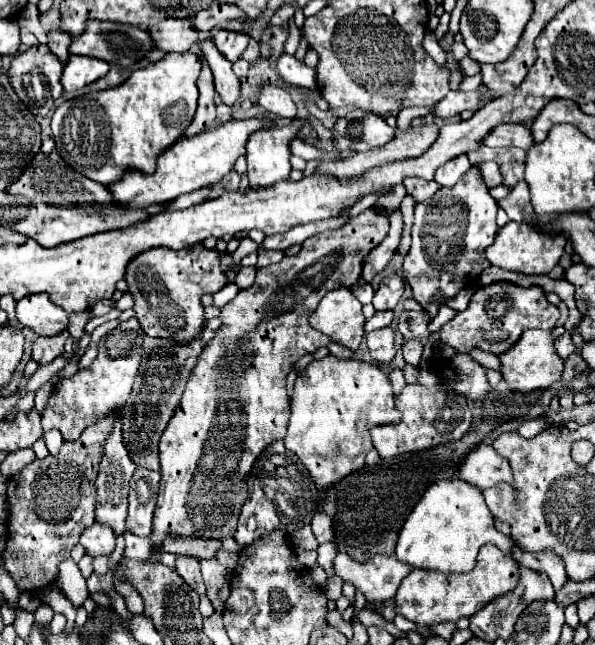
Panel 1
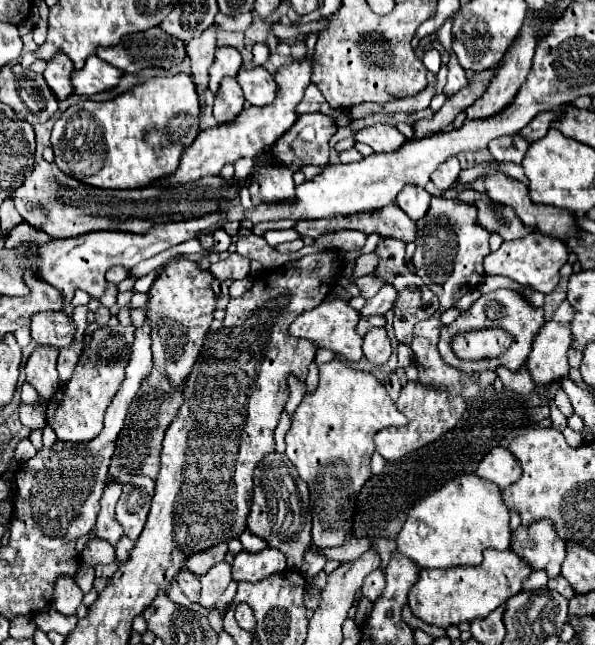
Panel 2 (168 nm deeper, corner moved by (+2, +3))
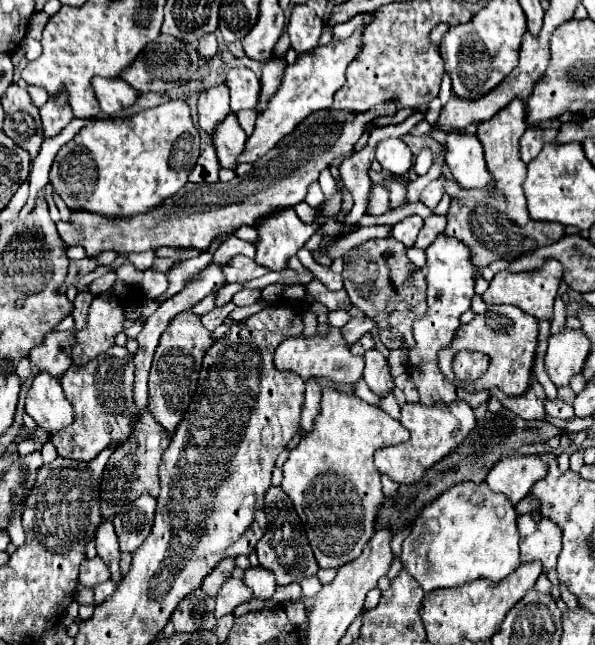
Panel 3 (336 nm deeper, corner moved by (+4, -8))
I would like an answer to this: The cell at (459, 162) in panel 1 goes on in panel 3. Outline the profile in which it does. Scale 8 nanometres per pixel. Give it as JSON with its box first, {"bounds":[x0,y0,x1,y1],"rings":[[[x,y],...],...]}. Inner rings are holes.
{"bounds":[420,177,444,209],"rings":[[[438,177],[438,179],[434,179],[424,191],[422,191],[422,195],[420,195],[420,201],[428,207],[428,209],[434,209],[436,205],[438,205],[438,201],[442,199],[442,195],[444,195],[444,177]]]}

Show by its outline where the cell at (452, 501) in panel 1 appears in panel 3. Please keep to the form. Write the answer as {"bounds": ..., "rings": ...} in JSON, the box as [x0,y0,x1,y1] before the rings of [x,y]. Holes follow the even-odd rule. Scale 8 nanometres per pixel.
{"bounds":[400,483,520,593],"rings":[[[460,483],[426,505],[422,517],[426,517],[424,521],[430,521],[430,525],[434,521],[436,529],[432,525],[432,537],[424,537],[422,541],[422,519],[418,519],[414,531],[402,545],[400,561],[404,569],[420,583],[424,593],[462,587],[474,579],[490,579],[498,583],[516,571],[516,567],[520,567],[520,533],[516,527],[516,509],[504,495],[494,493],[488,485]],[[466,511],[476,511],[478,515],[466,519]]]}

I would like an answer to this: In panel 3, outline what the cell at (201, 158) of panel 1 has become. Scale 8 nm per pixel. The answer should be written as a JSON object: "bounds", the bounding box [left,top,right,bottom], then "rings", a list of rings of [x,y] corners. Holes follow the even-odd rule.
{"bounds":[240,29,364,163],"rings":[[[356,29],[352,33],[352,37],[344,39],[344,41],[332,41],[324,47],[318,47],[316,51],[308,53],[308,55],[300,55],[296,65],[288,65],[282,85],[278,89],[278,93],[270,99],[268,109],[258,115],[256,121],[256,129],[254,133],[248,137],[246,141],[246,149],[240,155],[240,163],[254,163],[258,161],[262,155],[266,155],[272,147],[276,147],[276,143],[284,137],[290,135],[292,129],[304,121],[310,113],[320,111],[320,109],[328,109],[332,105],[334,93],[346,83],[346,67],[352,59],[356,59],[356,55],[362,51],[364,41],[362,41],[362,29]]]}

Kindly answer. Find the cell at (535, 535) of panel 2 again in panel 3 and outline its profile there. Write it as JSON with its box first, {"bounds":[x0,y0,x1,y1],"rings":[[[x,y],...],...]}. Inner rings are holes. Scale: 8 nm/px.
{"bounds":[518,513,562,571],"rings":[[[524,513],[518,517],[520,559],[542,561],[544,571],[554,569],[562,551],[562,531],[540,513]]]}

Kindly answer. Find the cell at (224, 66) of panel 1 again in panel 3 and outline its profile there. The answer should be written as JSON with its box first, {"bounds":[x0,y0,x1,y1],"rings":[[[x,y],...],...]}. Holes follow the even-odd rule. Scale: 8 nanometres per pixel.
{"bounds":[212,113,246,171],"rings":[[[232,113],[216,127],[212,143],[216,145],[220,165],[224,169],[236,171],[236,167],[238,167],[238,155],[244,151],[246,135],[244,135],[242,127],[238,125],[238,121],[236,121],[236,117]]]}

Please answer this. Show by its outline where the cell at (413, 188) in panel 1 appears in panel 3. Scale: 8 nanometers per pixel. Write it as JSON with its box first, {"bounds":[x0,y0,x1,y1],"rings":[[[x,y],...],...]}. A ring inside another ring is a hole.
{"bounds":[392,215,424,247],"rings":[[[412,215],[412,217],[408,217],[408,219],[404,219],[404,221],[400,221],[400,223],[394,225],[392,237],[398,239],[398,241],[402,241],[406,247],[412,247],[416,243],[416,235],[422,229],[422,225],[424,225],[422,217]]]}

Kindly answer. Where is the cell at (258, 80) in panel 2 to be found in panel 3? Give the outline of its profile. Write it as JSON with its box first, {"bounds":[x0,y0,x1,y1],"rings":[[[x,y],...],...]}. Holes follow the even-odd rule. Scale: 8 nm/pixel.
{"bounds":[226,67,260,111],"rings":[[[234,67],[228,71],[226,81],[230,89],[230,107],[232,111],[254,109],[260,95],[260,79],[246,67]]]}

